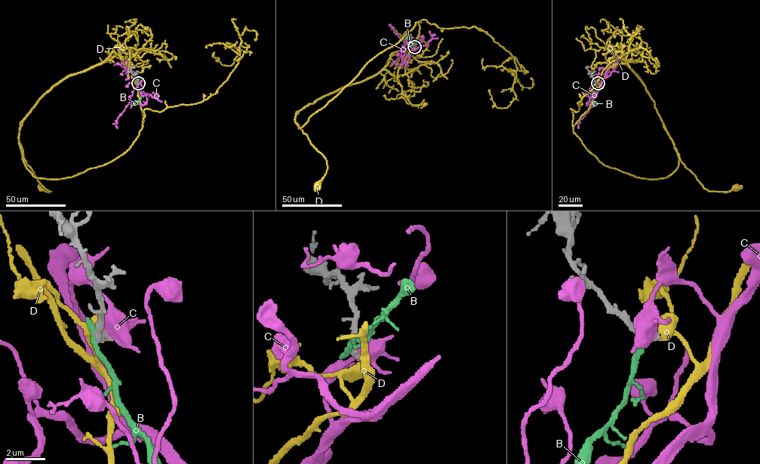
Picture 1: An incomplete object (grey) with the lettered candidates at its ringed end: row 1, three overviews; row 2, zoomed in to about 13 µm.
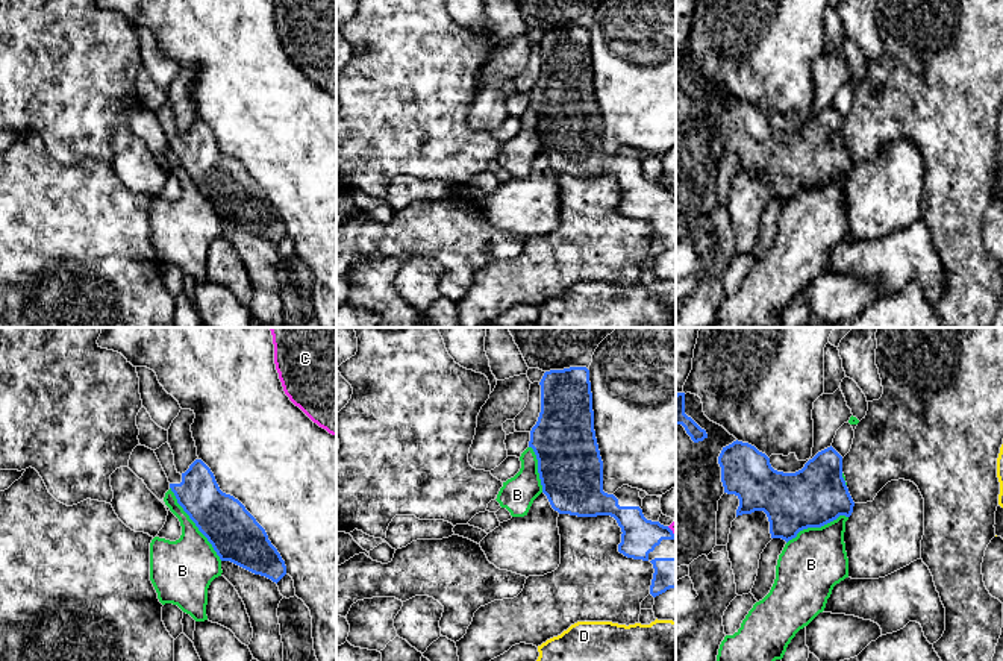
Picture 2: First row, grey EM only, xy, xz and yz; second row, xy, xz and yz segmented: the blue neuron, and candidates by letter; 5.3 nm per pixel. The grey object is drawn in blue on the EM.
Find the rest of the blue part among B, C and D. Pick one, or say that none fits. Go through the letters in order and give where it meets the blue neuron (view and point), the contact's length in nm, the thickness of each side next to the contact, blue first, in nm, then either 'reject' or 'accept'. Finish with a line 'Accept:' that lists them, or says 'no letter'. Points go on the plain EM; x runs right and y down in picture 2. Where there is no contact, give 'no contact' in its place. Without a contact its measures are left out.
B: xy (194, 182) | 480 nm | 280/300 nm | reject
C: xz (671, 193) | 80 nm | 200/60 nm | reject
D: no contact | reject
Accept: no letter

